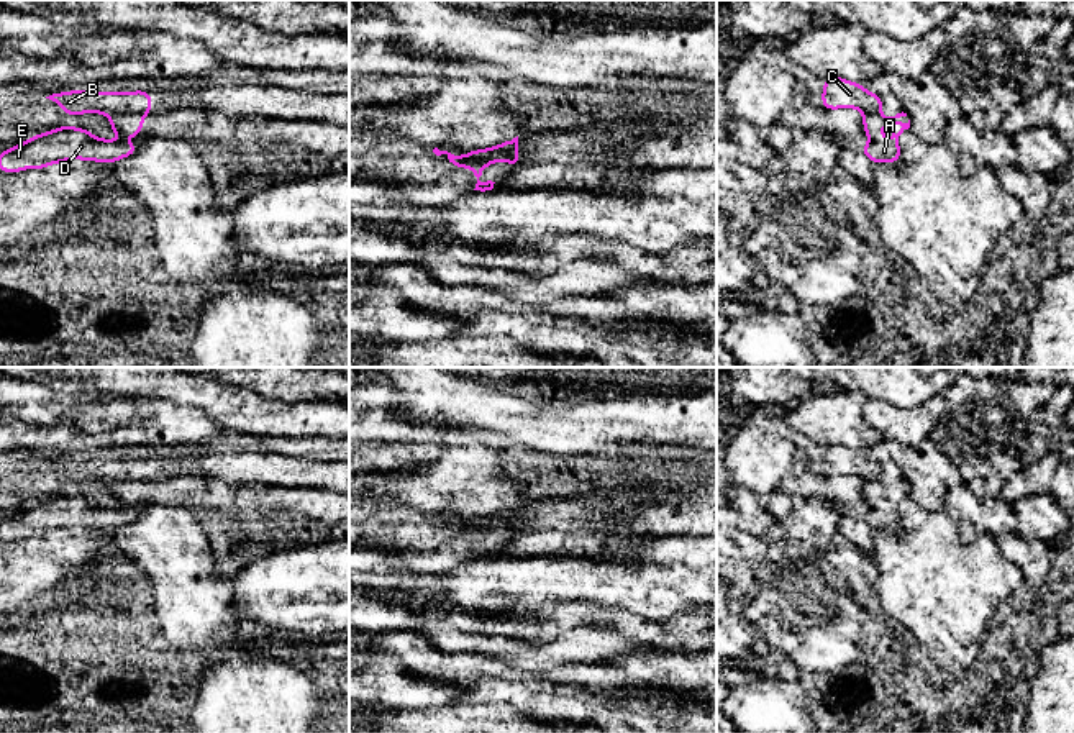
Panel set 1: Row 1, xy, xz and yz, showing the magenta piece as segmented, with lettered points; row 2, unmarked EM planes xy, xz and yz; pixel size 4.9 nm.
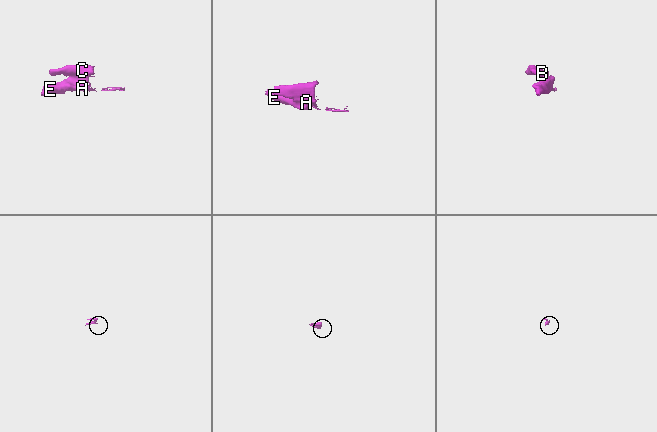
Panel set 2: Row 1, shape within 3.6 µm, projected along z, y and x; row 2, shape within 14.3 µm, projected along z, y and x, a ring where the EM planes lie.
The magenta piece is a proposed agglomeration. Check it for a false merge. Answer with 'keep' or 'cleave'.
cleave

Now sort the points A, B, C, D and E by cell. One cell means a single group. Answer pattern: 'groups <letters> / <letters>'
groups A D E / B C

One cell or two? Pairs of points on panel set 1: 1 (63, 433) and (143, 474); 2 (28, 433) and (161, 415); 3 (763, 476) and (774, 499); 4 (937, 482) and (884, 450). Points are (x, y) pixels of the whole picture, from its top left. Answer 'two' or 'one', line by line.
1: two
2: one
3: two
4: one

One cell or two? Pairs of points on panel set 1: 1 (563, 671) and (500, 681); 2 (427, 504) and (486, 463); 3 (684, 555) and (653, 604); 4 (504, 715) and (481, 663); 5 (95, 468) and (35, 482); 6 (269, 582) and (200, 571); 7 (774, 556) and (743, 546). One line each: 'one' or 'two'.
1: one
2: one
3: one
4: two
5: one
6: two
7: one

